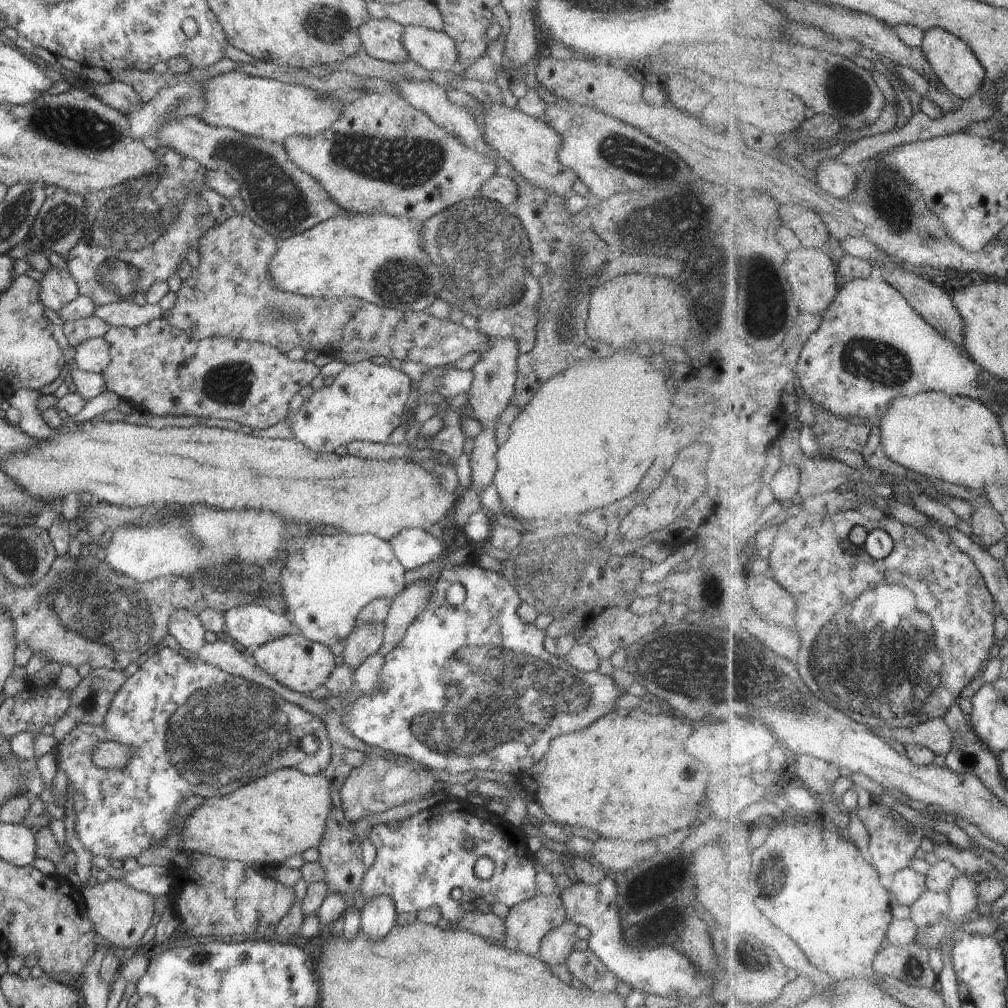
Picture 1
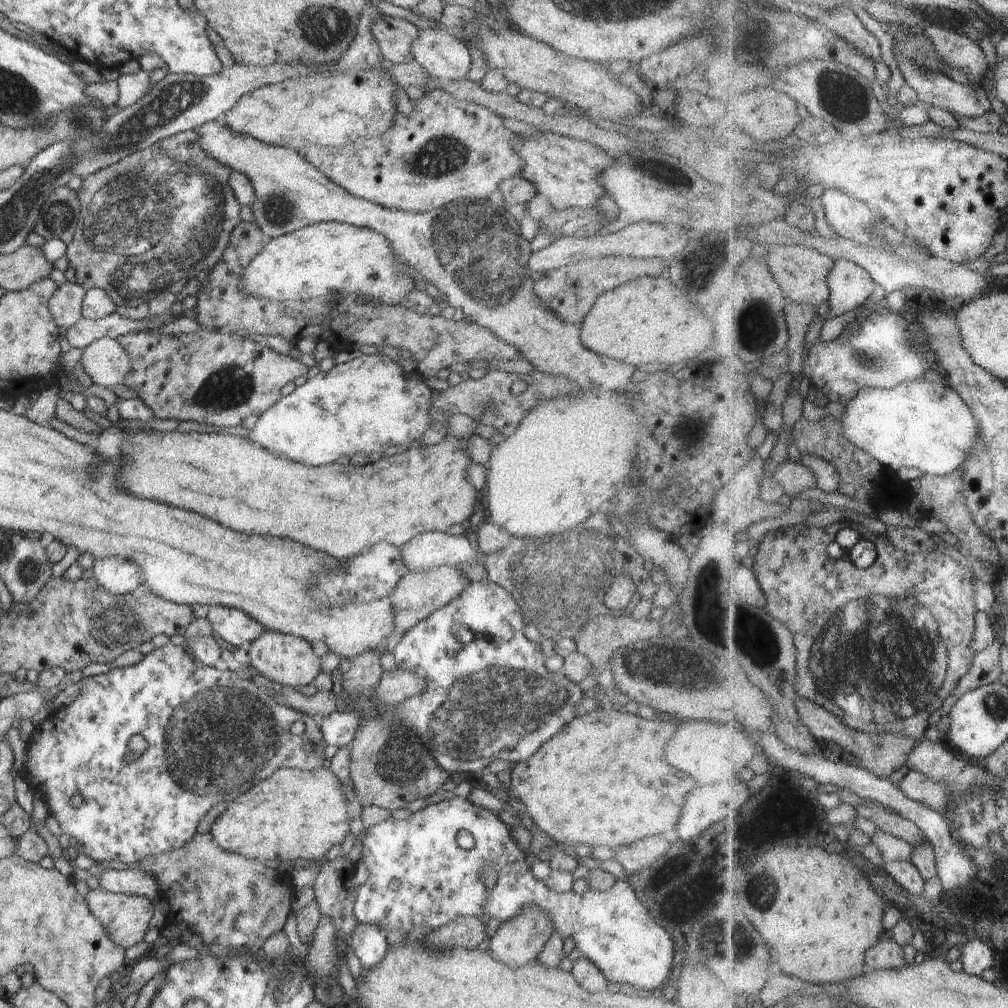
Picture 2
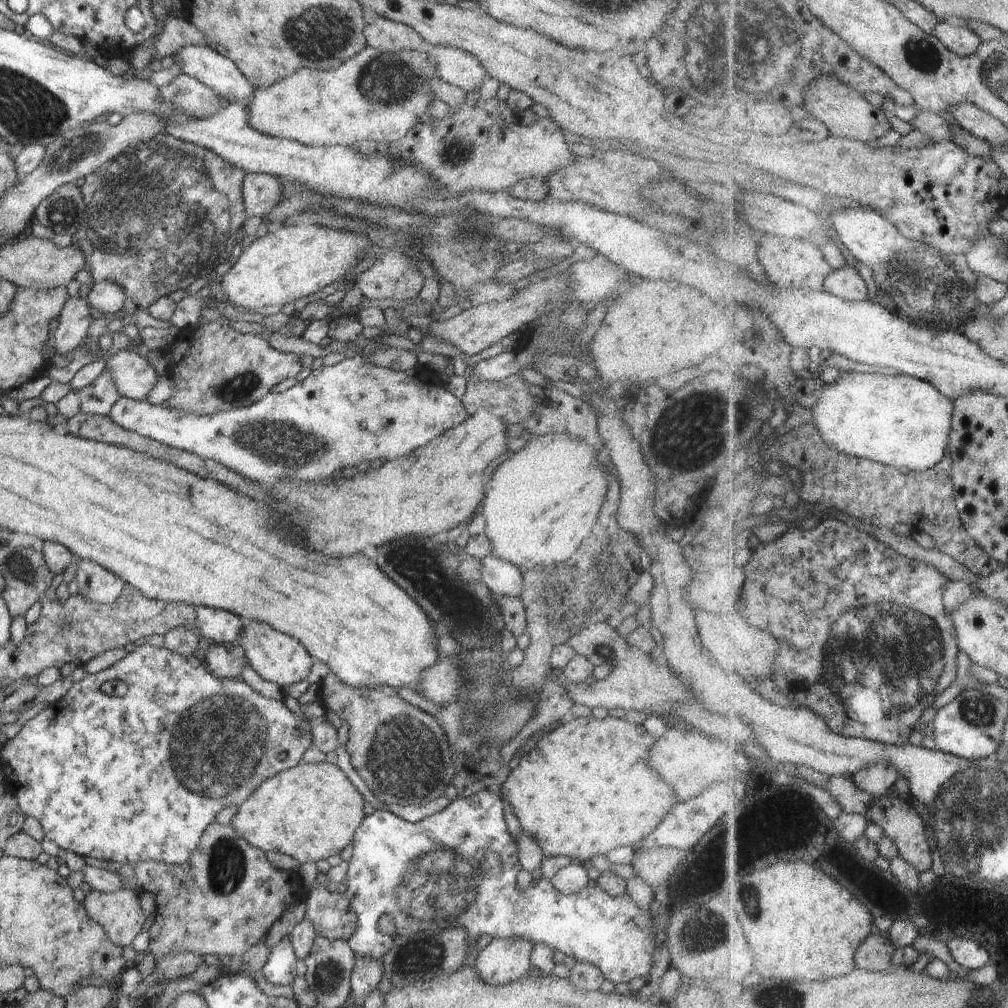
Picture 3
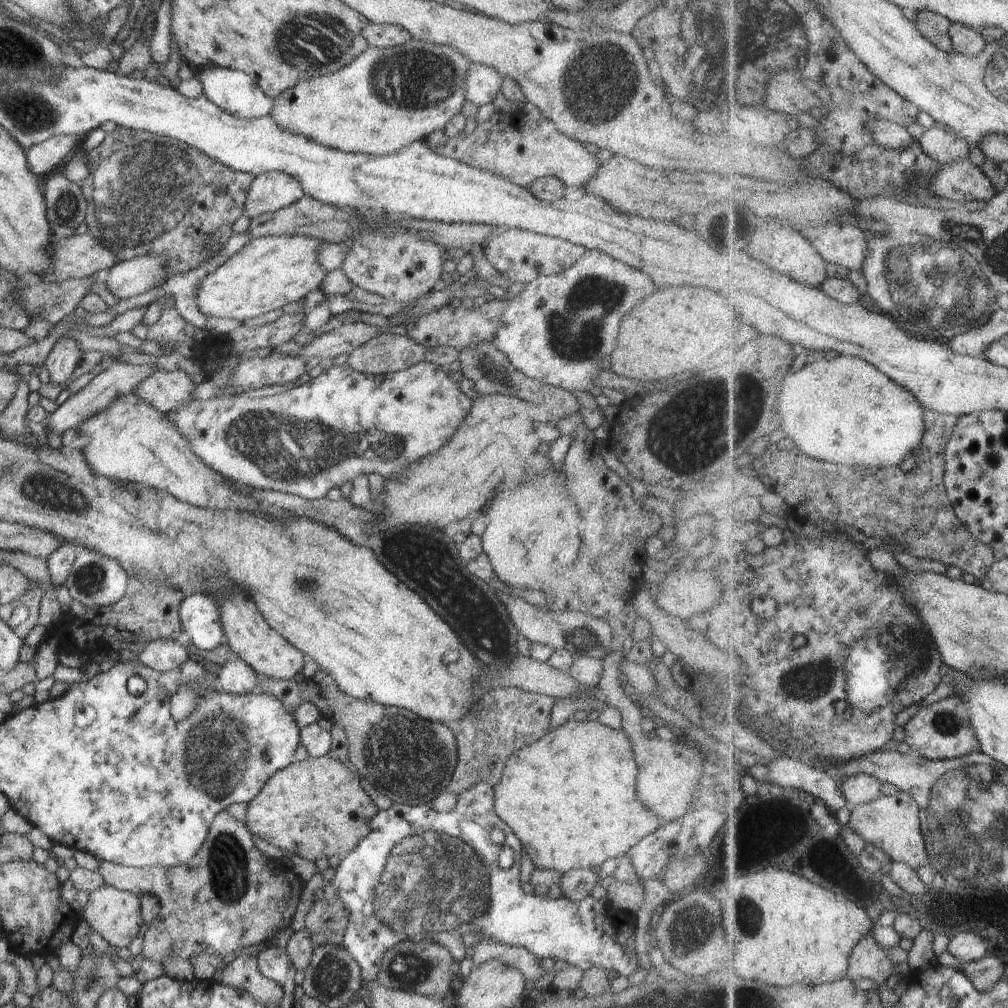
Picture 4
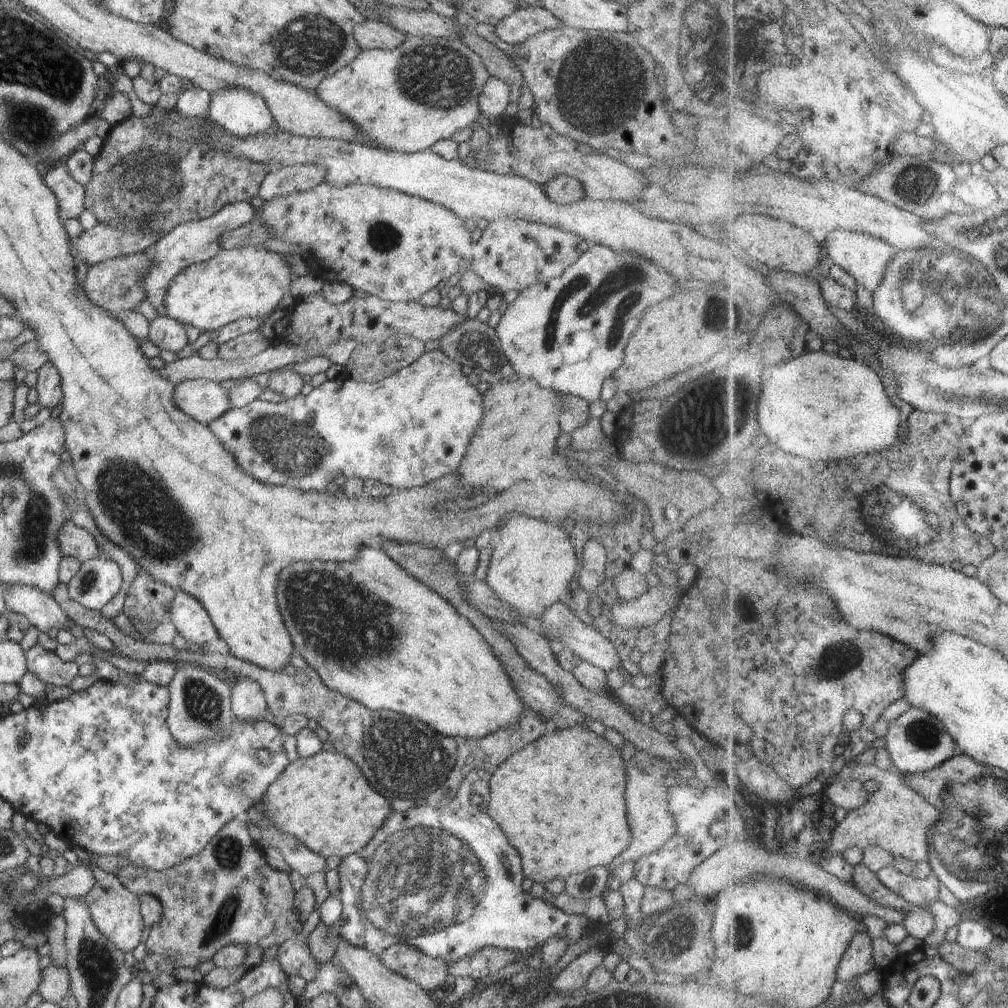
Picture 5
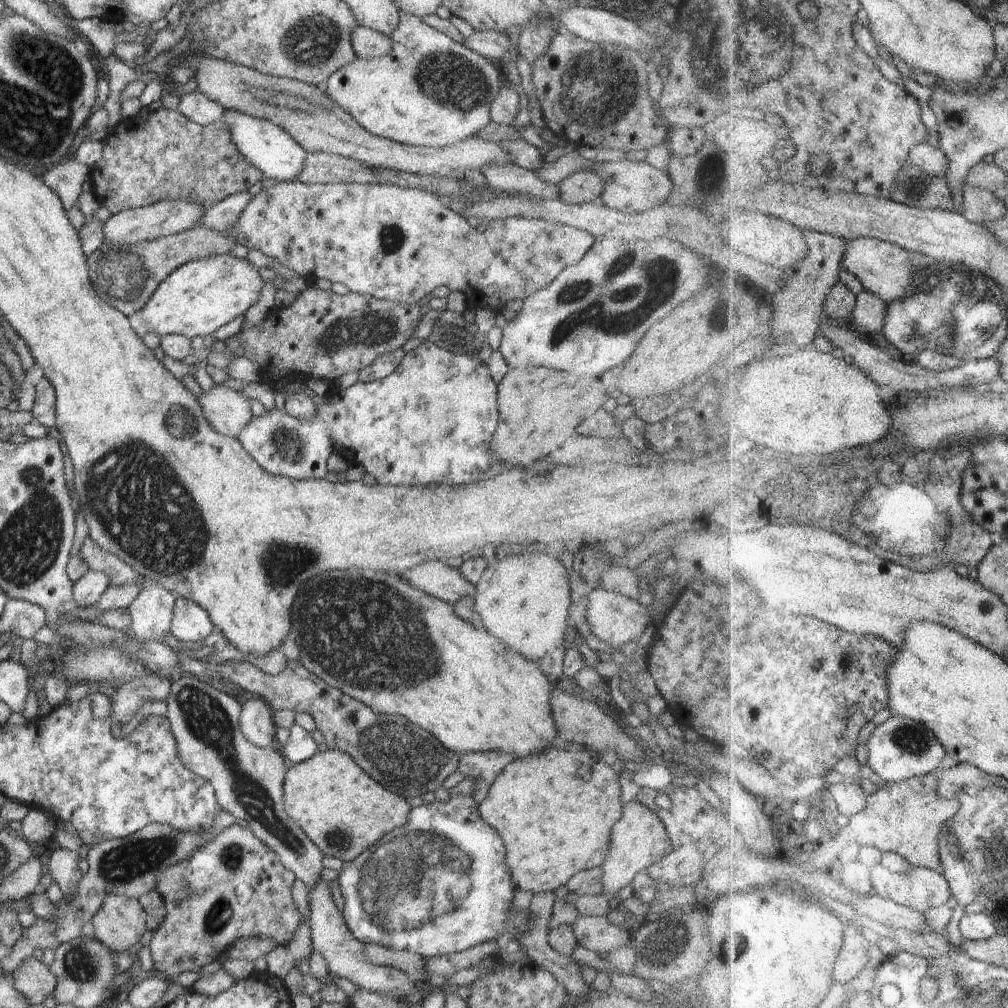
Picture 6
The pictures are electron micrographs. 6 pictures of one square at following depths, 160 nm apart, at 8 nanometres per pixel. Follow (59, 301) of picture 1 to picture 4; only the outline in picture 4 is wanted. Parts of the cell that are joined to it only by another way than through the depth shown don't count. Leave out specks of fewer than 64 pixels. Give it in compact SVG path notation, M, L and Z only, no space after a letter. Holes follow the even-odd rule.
M72 336L60 338L43 364L50 376L50 382L58 385L68 383L81 360L81 354L77 341Z

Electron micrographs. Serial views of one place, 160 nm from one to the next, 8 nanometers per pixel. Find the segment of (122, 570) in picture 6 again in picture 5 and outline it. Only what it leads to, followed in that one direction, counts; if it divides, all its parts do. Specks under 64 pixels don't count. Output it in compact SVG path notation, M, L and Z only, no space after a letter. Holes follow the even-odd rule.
M71 518L58 529L57 543L64 557L77 558L81 563L94 557L111 560L100 553L94 537L86 529L78 527Z

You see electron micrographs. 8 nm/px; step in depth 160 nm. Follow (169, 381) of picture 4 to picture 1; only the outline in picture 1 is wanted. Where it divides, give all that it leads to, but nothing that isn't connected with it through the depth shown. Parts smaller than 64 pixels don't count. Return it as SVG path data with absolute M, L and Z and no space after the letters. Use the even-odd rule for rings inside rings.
M104 337L88 339L75 348L73 360L80 370L101 374L110 362L109 348Z

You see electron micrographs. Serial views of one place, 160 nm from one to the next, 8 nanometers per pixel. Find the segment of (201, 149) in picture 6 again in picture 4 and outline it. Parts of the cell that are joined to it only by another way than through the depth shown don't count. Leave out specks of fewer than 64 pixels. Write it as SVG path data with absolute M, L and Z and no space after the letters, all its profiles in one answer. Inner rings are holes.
M119 125L106 135L98 148L86 152L86 158L91 171L80 187L87 201L87 233L119 253L121 262L142 254L162 256L170 277L204 264L227 244L233 234L233 224L243 215L247 191L256 178L231 170L182 141Z

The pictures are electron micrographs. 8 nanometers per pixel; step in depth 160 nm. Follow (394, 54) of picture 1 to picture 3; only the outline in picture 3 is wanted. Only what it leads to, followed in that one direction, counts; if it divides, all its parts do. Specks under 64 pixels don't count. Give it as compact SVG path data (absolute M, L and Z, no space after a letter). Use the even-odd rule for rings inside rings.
M367 12L365 18L366 26L363 32L367 47L383 52L424 50L426 43L414 28Z

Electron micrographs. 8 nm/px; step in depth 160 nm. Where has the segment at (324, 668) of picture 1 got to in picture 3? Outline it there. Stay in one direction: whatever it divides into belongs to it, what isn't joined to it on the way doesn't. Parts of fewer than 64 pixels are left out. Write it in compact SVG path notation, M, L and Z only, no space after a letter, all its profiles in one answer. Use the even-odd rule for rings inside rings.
M244 620L240 630L240 646L246 652L248 664L260 678L277 684L280 690L286 692L292 684L307 680L312 668L313 658L306 648L294 638L274 630L272 626L256 620Z

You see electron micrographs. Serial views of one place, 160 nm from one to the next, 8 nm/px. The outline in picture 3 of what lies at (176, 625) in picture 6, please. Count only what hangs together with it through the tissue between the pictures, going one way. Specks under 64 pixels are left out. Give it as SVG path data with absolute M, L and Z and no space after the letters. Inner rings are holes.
M195 606L197 633L202 641L212 645L237 644L244 620L221 610L206 606Z

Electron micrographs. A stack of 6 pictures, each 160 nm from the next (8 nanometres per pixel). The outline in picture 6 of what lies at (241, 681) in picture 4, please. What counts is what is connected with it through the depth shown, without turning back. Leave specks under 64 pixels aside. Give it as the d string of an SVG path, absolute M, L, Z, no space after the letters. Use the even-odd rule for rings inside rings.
M247 696L239 716L240 732L257 747L279 748L277 727L273 723L270 707L258 696Z

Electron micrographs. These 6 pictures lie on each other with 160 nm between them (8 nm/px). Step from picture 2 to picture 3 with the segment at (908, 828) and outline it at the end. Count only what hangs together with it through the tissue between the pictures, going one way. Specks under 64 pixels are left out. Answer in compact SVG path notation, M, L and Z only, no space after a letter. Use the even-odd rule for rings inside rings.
M832 777L825 790L839 802L844 812L859 813L868 818L872 814L872 806L878 800L866 790L858 788L851 777Z

